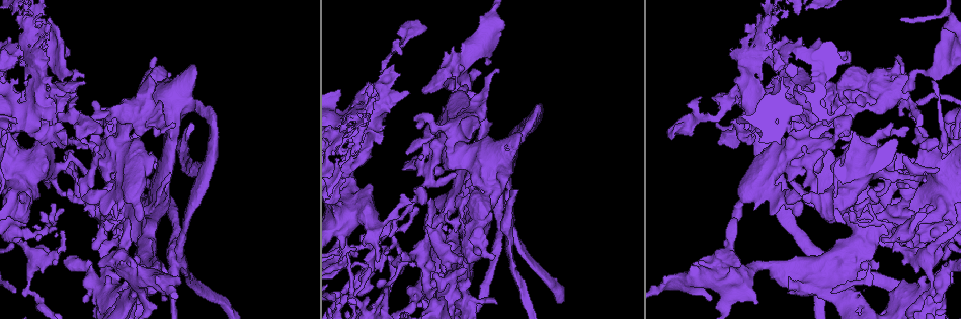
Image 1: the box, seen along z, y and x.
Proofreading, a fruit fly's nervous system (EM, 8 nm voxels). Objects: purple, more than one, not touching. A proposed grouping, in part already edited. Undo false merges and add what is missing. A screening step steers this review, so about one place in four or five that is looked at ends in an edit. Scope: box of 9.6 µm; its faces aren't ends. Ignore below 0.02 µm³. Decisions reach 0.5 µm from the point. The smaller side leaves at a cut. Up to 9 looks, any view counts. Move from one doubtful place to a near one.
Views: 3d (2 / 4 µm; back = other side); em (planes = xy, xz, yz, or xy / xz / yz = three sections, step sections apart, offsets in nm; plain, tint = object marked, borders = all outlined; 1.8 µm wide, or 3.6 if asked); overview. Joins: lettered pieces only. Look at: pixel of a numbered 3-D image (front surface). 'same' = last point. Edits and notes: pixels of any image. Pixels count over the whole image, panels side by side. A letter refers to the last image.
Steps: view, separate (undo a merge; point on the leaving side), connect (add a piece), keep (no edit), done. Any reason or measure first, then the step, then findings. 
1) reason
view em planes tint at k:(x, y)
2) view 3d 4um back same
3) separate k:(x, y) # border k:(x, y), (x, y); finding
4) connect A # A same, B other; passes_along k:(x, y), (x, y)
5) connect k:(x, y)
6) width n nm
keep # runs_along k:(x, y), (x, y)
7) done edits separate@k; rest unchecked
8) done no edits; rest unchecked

sudden change in width
view em planes borders at 1:(27, 287)

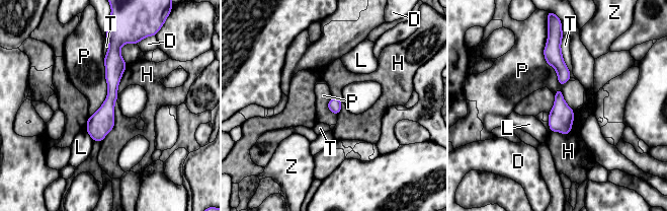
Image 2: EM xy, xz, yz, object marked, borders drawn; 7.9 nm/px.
separate 2:(114, 69) # D other, H other, L other, P other, T other, Z other; two neurons meet here

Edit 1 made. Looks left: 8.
free end
view em xy step 16 tint at 1:(849, 115)

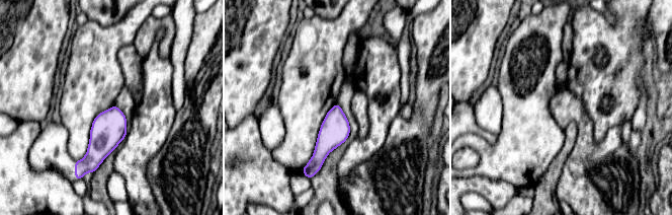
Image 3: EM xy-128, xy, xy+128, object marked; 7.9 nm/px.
view em planes borders same

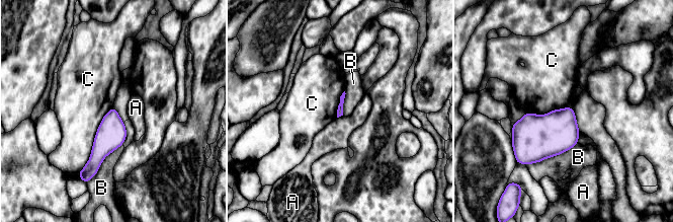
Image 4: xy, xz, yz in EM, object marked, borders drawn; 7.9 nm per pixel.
longest_contact C 600 nm
keep # A other, B other, C other; border 4:(577, 142), (559, 154), (525, 164); no lettered piece goes on from it

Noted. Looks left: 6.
view 3d 2um at 1:(517, 191)

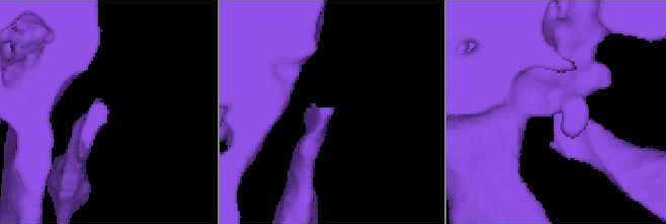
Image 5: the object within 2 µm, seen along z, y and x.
now the EM
view em xy step 4 borders at 5:(97, 99)

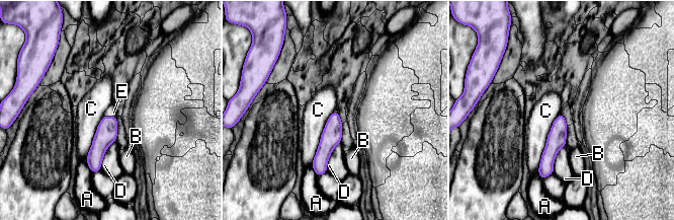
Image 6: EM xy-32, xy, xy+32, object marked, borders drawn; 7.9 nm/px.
view em planes borders same

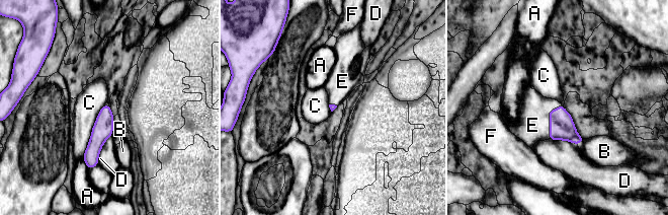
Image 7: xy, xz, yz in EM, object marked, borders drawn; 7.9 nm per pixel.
connect E # A other, B other, C other, D other, E same, F other; the neuron continues

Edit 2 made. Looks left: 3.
sudden change in width
view em 3.6um planes borders at 1:(106, 285)

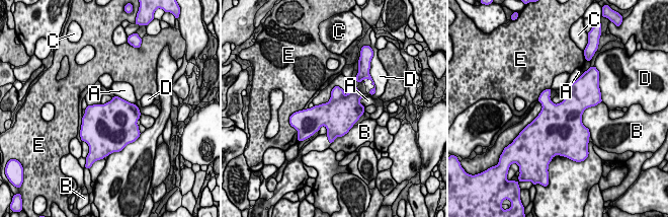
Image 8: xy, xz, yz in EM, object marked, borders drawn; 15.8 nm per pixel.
width 420 nm; longest_contact A 500 nm
keep # A other, B other, C other, D other, E other; all the same neuron

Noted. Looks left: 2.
done edits separate@2, connect@7; rest unchecked

